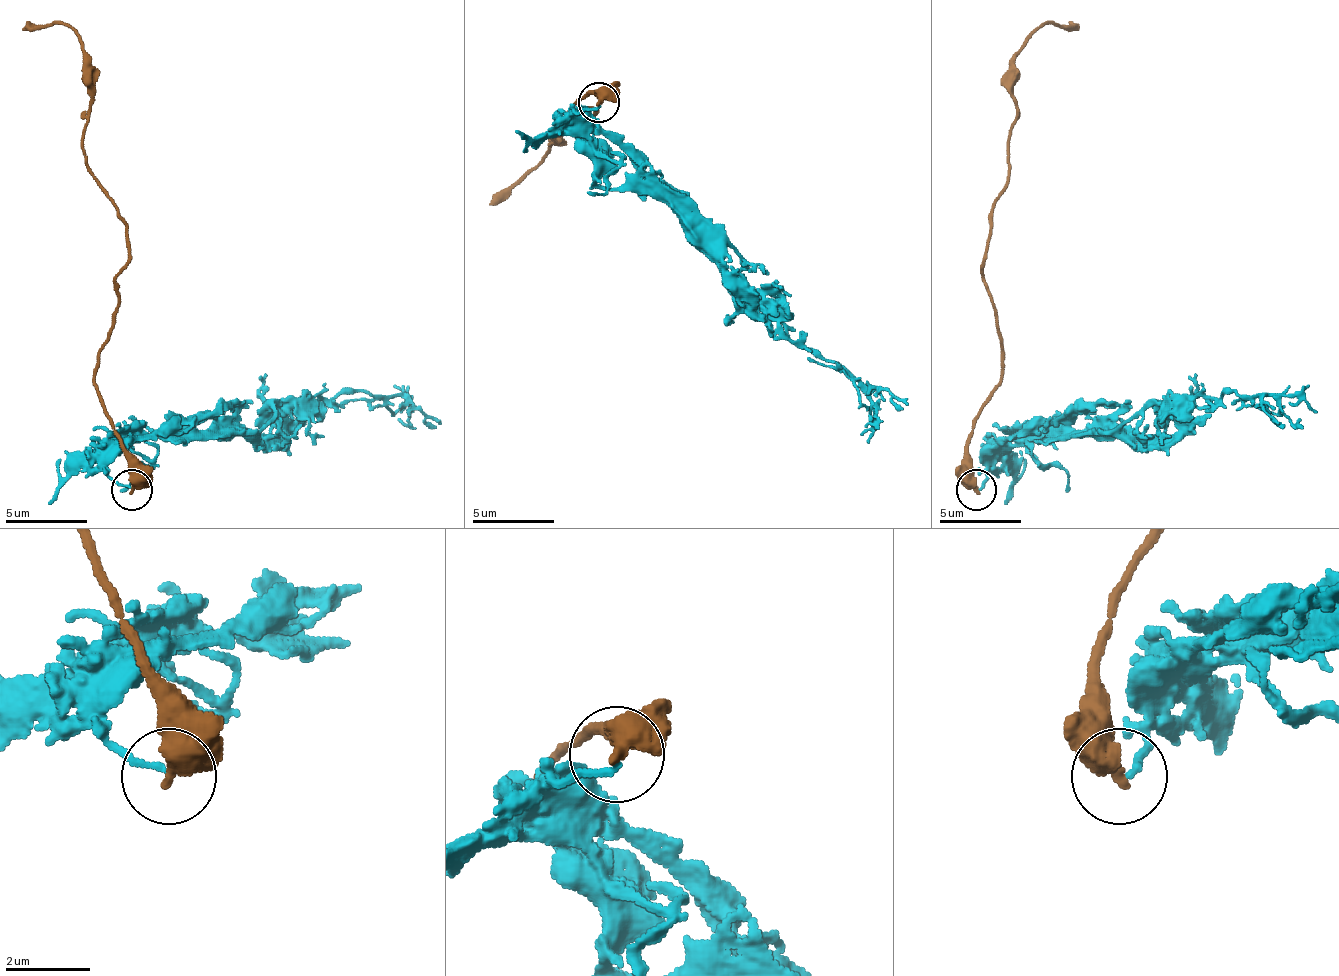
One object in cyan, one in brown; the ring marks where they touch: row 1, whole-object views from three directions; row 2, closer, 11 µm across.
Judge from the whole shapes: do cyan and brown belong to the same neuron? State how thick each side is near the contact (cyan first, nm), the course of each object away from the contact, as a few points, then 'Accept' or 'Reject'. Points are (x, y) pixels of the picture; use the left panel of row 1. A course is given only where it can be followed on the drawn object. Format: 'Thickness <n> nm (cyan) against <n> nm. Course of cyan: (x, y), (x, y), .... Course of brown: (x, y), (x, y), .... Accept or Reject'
Thickness 140 nm (cyan) against 500 nm. Course of cyan: (133, 488), (108, 464), (137, 439), (251, 435), (284, 403), (317, 407), (333, 394), (403, 411). Course of brown: (133, 488), (133, 456), (96, 382), (129, 235), (84, 153), (88, 51), (59, 22), (22, 30). Reject

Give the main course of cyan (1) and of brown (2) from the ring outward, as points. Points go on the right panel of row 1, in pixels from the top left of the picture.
1: (979, 488), (1008, 439), (1110, 435), (1167, 403), (1204, 407), (1220, 394), (1318, 411)
2: (975, 488), (967, 435), (1000, 382), (983, 272), (991, 202), (1008, 182), (1016, 51), (1045, 22), (1077, 30)

